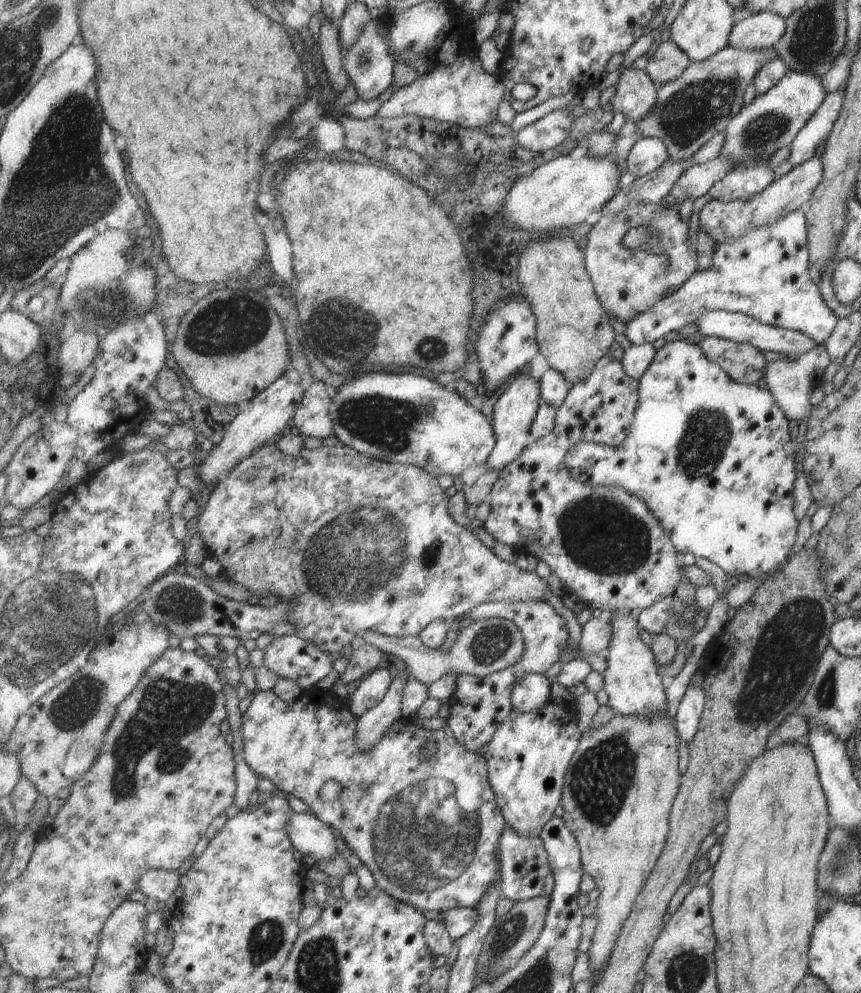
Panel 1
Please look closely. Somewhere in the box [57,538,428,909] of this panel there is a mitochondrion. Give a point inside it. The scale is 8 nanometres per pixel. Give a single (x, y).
(168, 711)

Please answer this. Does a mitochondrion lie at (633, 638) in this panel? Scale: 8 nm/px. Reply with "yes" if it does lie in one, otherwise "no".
no

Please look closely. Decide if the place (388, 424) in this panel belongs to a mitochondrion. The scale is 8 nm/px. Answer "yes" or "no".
yes

